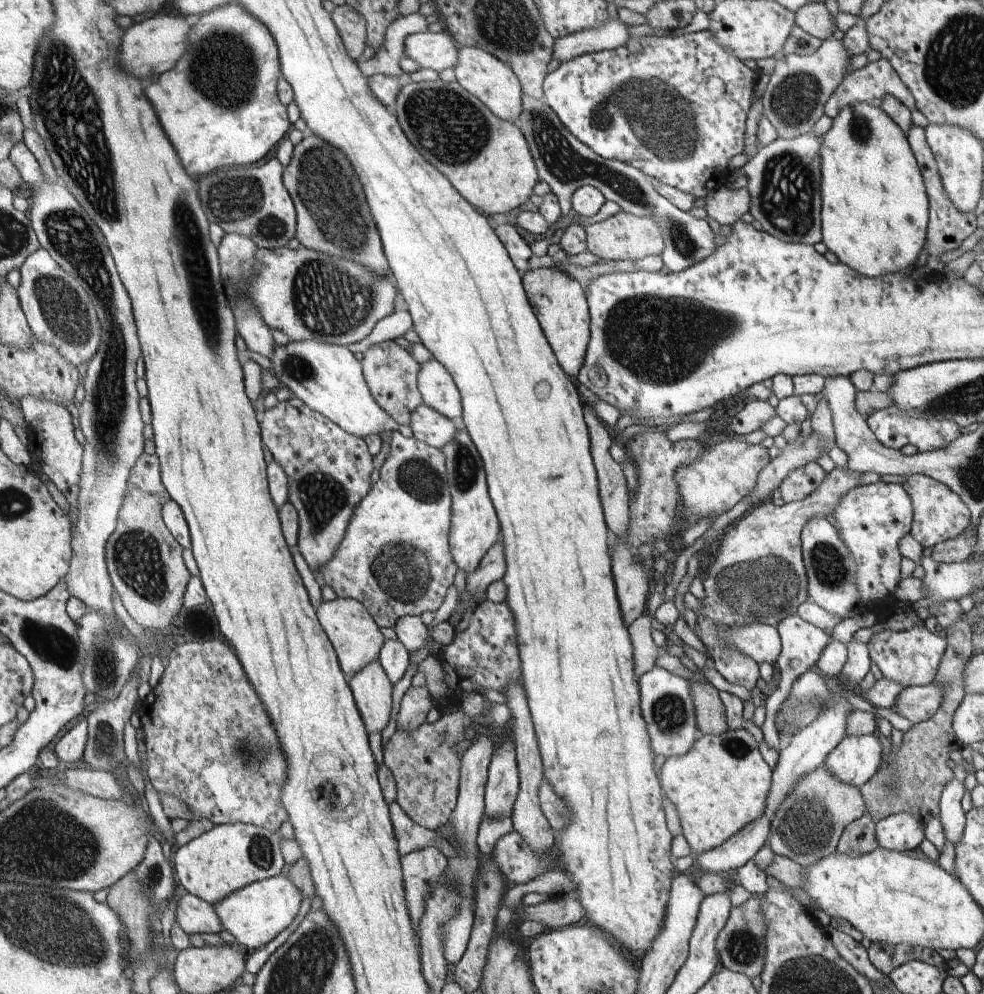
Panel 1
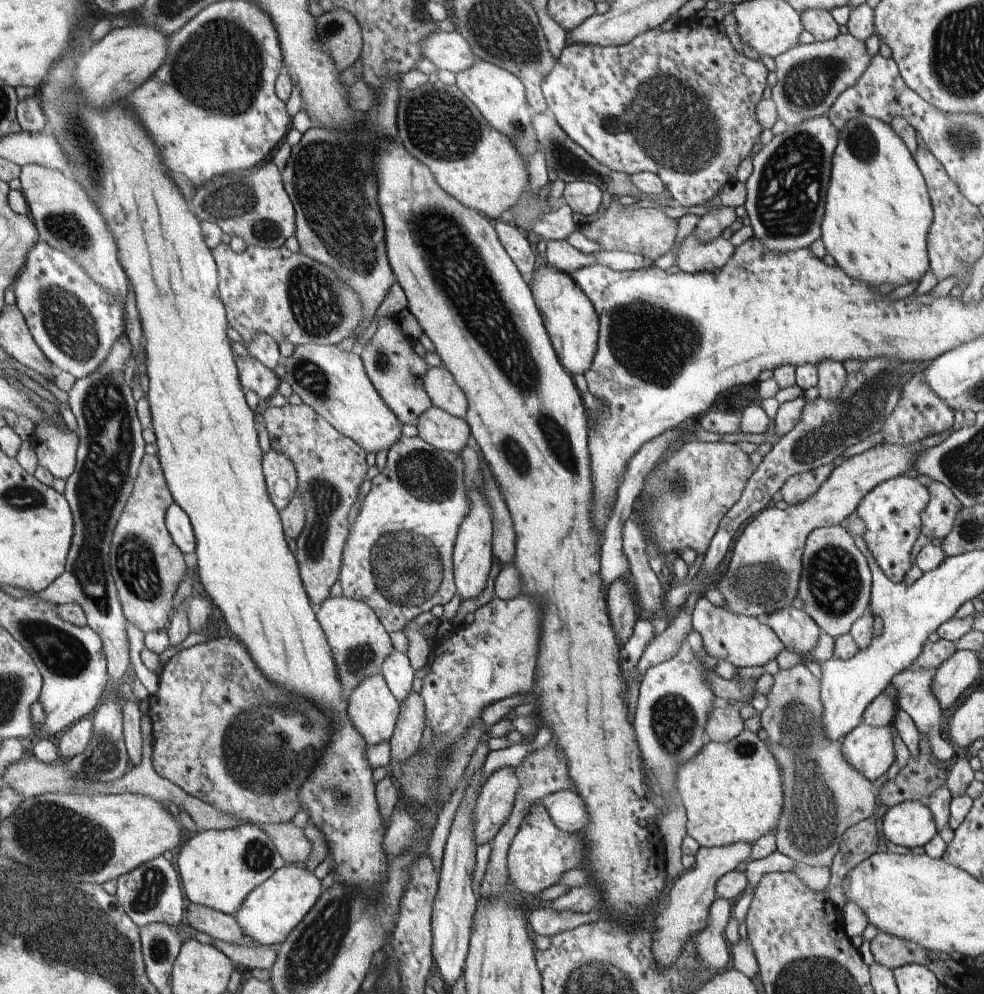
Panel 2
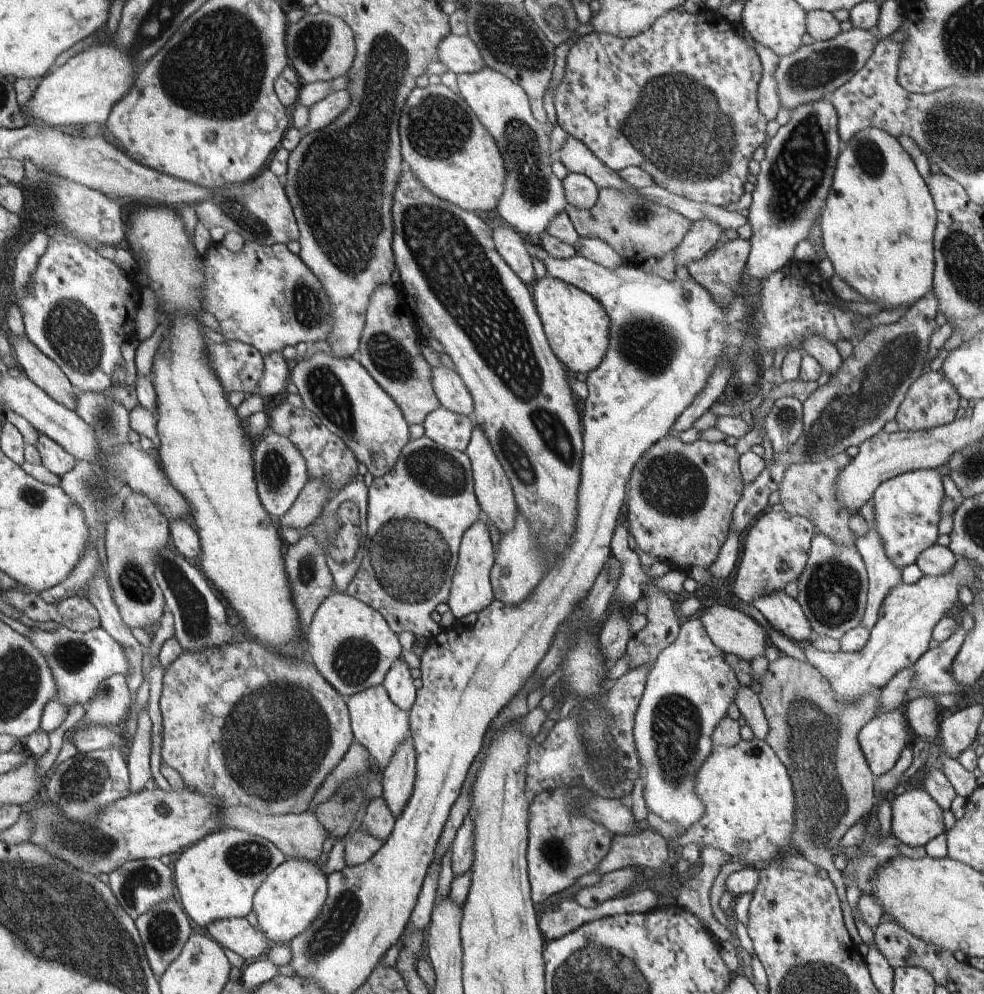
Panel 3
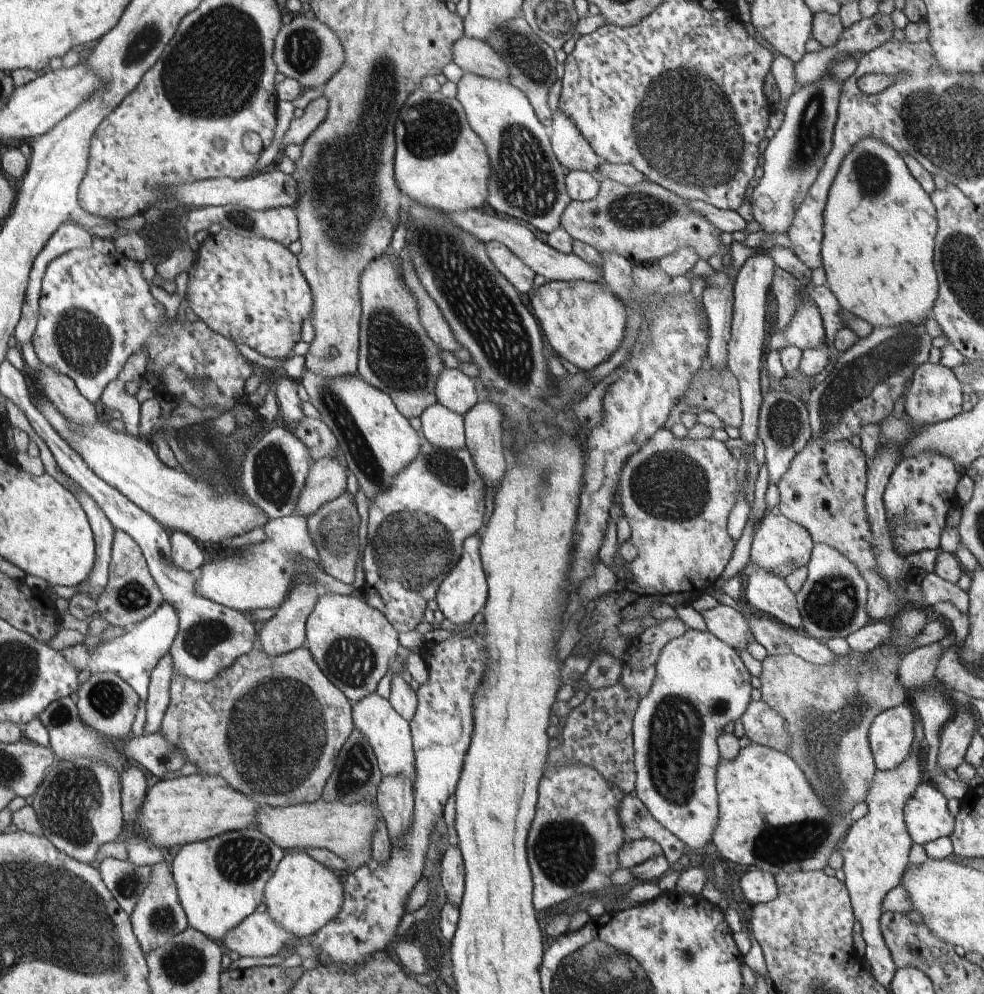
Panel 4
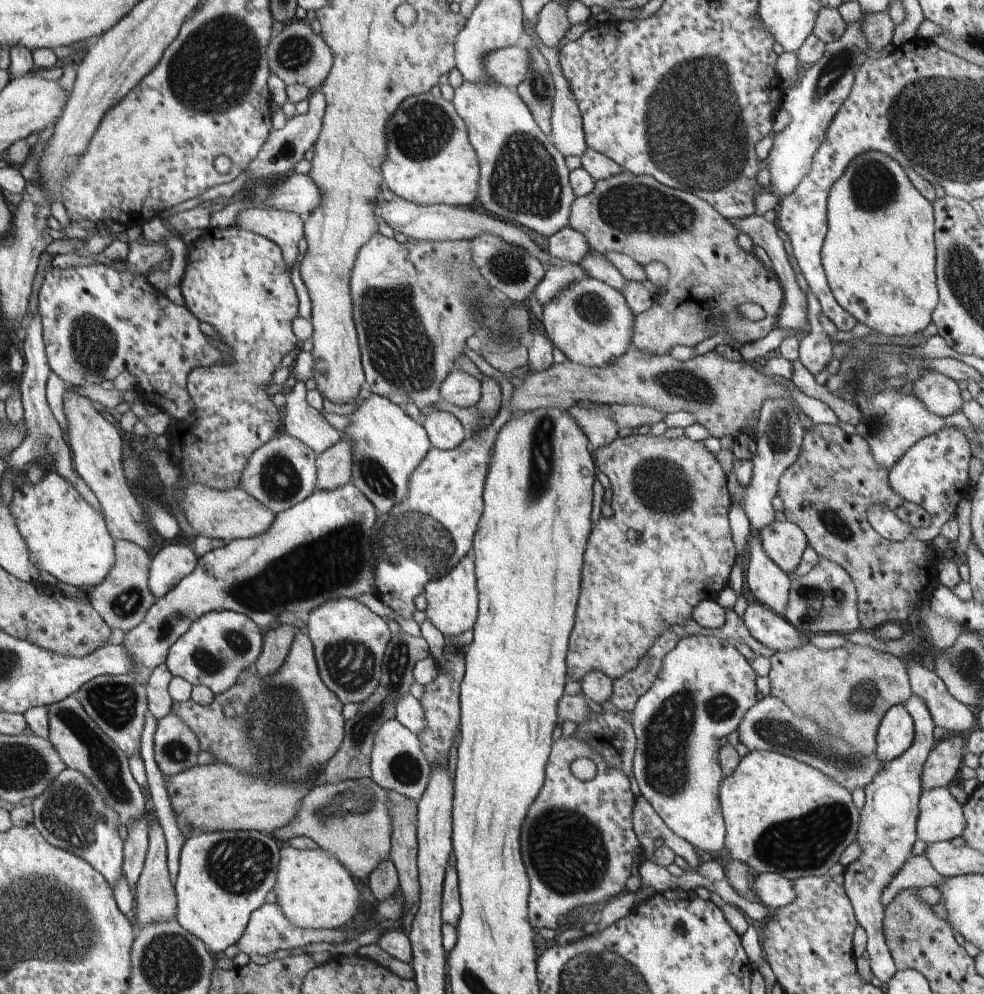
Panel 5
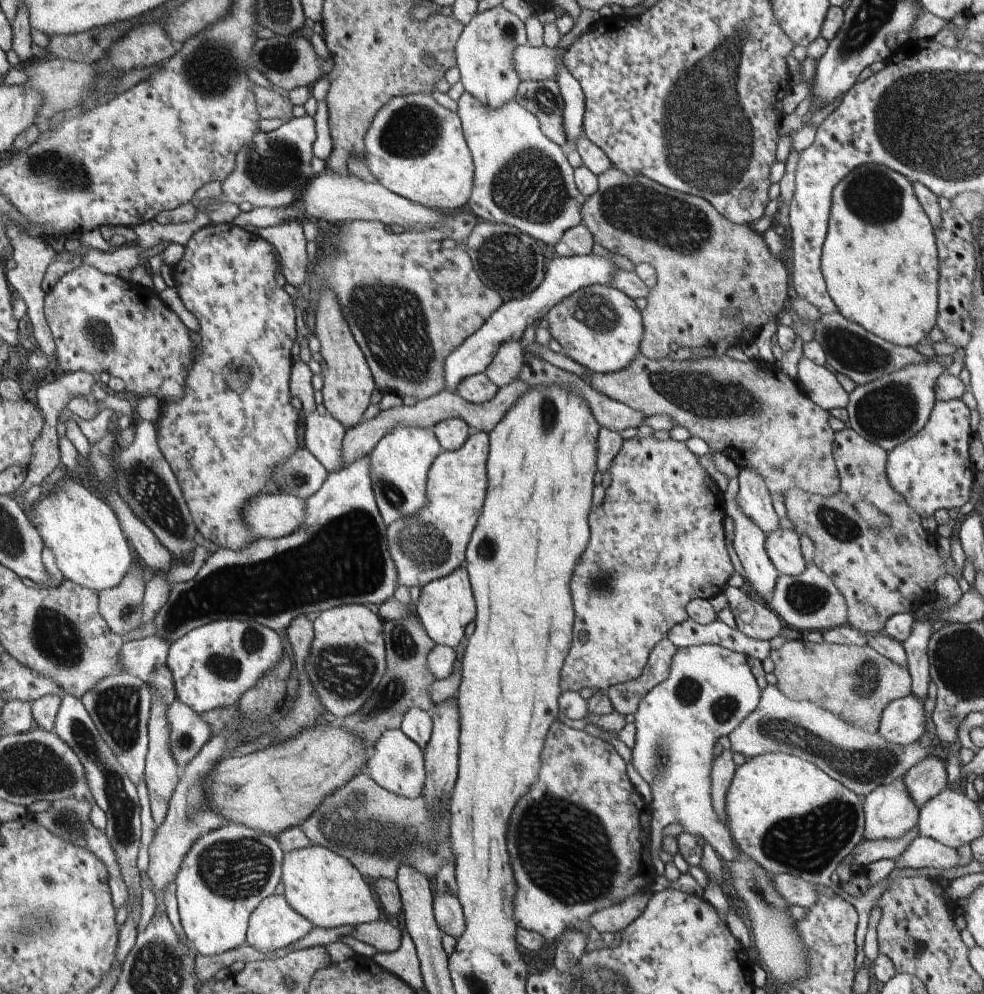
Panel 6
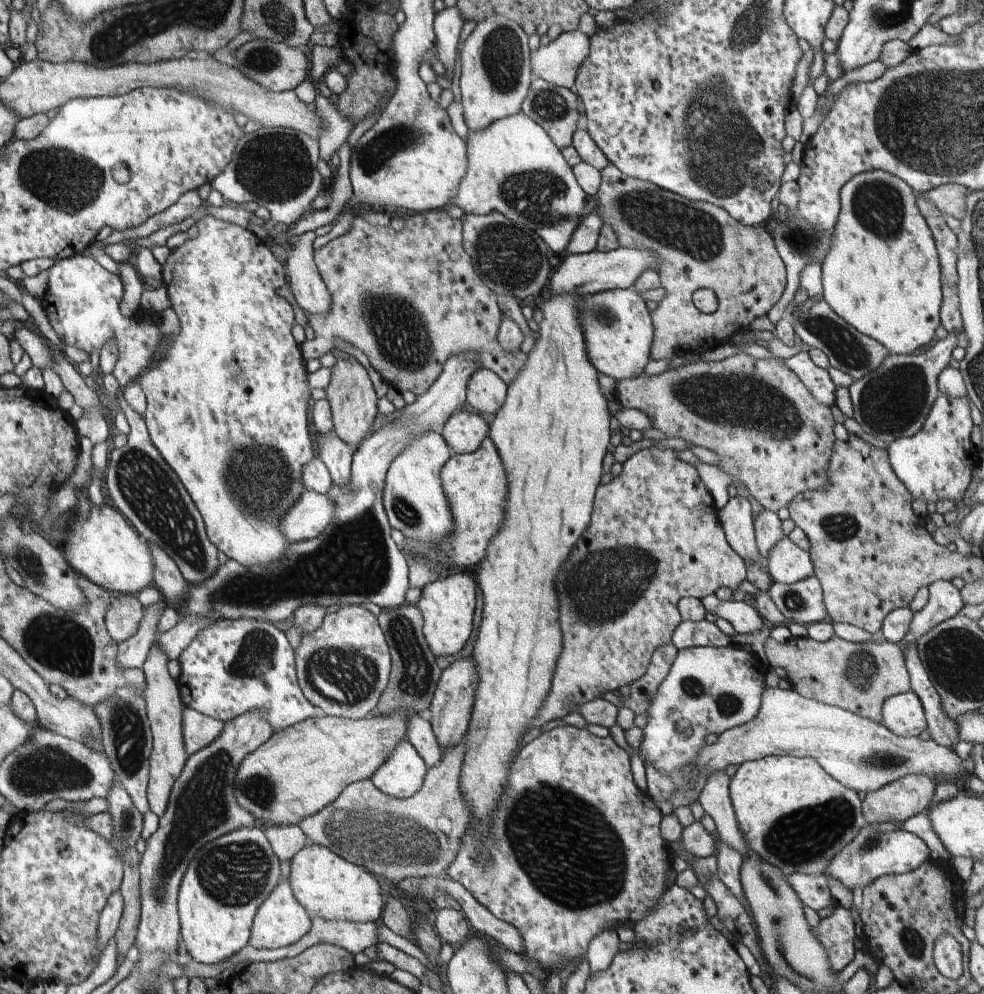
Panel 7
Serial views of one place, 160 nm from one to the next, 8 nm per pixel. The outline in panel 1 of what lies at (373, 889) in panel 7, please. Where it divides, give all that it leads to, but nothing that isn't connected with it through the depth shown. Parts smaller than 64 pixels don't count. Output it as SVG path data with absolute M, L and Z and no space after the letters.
M280 874L264 881L254 882L244 888L240 888L238 892L230 894L230 896L216 902L213 905L216 914L219 915L220 922L223 923L224 929L234 936L240 945L246 946L248 949L257 950L260 946L267 945L270 940L274 940L284 928L288 928L292 924L292 920L298 914L300 908L300 888L296 886L296 882L288 878L287 874Z

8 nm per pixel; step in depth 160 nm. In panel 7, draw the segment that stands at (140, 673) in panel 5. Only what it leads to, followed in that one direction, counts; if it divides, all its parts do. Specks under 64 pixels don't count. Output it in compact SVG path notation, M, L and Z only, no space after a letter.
M460 353L450 357L443 366L443 372L440 373L438 380L426 393L398 411L397 419L393 423L383 425L375 433L370 433L370 436L366 436L354 449L354 464L352 464L349 483L345 485L332 483L327 492L328 499L333 500L335 513L333 521L326 525L320 534L308 540L290 543L283 559L265 565L244 567L236 559L228 559L203 583L188 584L189 589L183 598L183 603L174 606L180 616L178 622L195 615L200 619L215 615L222 619L256 619L284 623L290 622L296 610L304 605L320 605L326 608L334 604L343 607L372 602L381 609L391 609L406 602L406 591L410 588L410 563L406 554L402 553L400 546L390 535L390 520L383 505L383 488L387 470L393 458L396 458L414 437L426 431L439 431L447 418L466 404L467 384L472 373L478 368L482 366L479 366L479 356L476 353Z

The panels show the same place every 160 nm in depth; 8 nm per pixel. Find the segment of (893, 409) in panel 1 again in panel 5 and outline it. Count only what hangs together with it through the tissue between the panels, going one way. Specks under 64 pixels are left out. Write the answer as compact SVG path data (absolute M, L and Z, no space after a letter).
M924 372L914 382L914 394L924 406L940 417L961 411L963 399L958 384L940 372Z

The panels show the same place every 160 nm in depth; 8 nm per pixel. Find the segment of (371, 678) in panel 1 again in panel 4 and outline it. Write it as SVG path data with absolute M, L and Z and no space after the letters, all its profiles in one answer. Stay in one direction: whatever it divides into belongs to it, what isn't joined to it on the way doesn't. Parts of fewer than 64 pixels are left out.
M370 694L354 704L354 726L370 744L382 776L407 775L415 782L415 746L411 724L394 707L390 700Z

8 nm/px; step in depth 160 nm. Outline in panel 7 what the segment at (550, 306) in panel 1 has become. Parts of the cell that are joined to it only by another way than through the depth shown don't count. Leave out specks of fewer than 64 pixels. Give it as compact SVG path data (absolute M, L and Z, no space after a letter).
M614 289L584 295L575 306L581 317L581 330L587 355L596 370L614 378L634 378L644 374L650 362L654 325L645 300L634 290Z

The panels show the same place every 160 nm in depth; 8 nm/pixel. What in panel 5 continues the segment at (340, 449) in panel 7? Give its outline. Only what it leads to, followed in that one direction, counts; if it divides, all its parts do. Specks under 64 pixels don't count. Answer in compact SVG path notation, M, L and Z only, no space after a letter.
M297 382L291 390L286 394L286 406L282 408L284 431L317 455L322 454L340 440L341 432L305 400L307 389L304 382Z

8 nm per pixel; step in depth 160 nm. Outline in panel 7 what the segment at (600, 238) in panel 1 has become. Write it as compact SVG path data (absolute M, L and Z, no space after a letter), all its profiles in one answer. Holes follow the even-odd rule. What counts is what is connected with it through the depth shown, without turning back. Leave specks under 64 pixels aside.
M612 163L601 170L596 198L601 221L614 230L620 247L649 250L657 257L659 267L656 271L665 295L657 302L656 308L649 311L654 325L650 347L652 360L671 358L677 350L699 354L720 345L721 341L724 344L732 334L747 331L755 318L767 315L780 300L787 285L786 265L776 250L767 225L743 225L719 206L690 200L653 182L629 177ZM704 287L713 289L718 296L719 307L714 313L702 313L692 303L692 294Z

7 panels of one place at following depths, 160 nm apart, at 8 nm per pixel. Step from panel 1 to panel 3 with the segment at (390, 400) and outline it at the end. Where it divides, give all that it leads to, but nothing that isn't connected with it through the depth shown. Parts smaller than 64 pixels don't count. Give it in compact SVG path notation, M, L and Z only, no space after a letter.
M386 282L380 284L372 292L371 302L368 302L367 321L363 329L362 341L359 343L359 350L355 357L363 368L366 368L368 374L375 379L375 382L395 400L396 405L403 411L403 416L407 423L423 425L431 413L439 409L441 405L439 399L436 398L434 388L432 388L430 366L422 358L422 354L418 350L418 334L414 330L414 322L412 322L412 318L408 318L406 310L408 308L402 304L402 300L398 298L396 290L390 284L386 284Z

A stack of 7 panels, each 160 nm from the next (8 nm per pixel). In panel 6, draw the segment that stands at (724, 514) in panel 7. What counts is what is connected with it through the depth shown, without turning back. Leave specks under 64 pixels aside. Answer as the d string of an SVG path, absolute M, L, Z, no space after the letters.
M739 476L732 477L729 480L728 489L723 493L725 514L732 517L734 527L734 542L733 547L742 563L742 568L746 573L745 578L760 596L763 596L767 601L773 595L778 577L780 573L776 570L774 564L768 556L765 540L767 534L748 516L742 512L742 509L737 505L736 497L739 491Z

